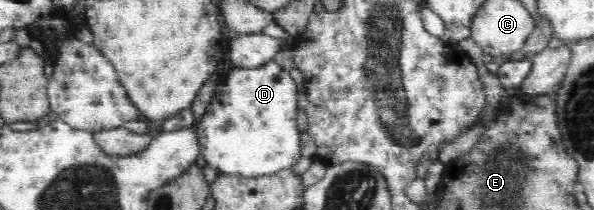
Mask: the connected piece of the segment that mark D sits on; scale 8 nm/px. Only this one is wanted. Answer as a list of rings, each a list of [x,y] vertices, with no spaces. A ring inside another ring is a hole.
[[[271,61],[258,68],[234,68],[225,84],[217,86],[206,113],[198,124],[200,154],[219,174],[253,178],[291,168],[301,154],[301,132],[297,128],[297,86],[287,71]]]

